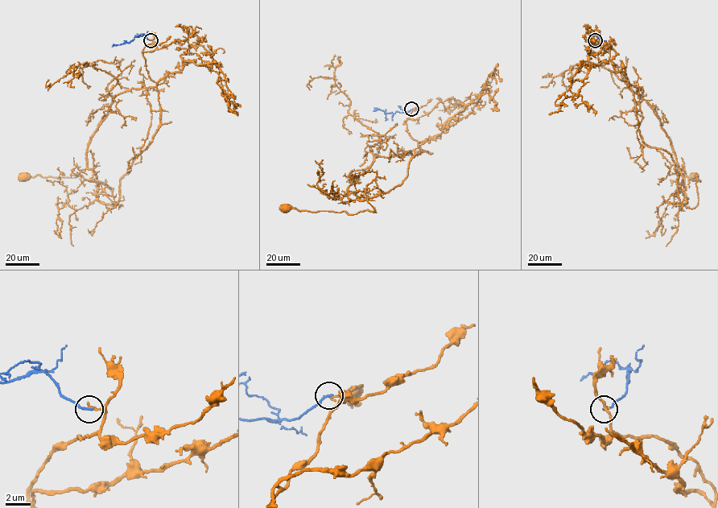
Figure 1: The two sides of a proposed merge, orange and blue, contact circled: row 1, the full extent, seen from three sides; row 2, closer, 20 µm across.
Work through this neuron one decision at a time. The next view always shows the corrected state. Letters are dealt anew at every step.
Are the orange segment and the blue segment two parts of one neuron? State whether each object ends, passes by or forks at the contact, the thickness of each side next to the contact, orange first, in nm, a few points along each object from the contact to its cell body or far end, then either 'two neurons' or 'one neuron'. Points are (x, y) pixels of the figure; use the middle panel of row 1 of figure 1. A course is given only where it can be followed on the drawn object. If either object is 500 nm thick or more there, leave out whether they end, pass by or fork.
orange ends there; blue ends there; 200 nm thick on the orange side, 200 nm on the other; orange runs (411, 109), (403, 124), (421, 151), (409, 162), (406, 178), (399, 185), (367, 199), (375, 212), (286, 208); blue runs (411, 109), (394, 113), (385, 113), (378, 109), (373, 110); two neurons

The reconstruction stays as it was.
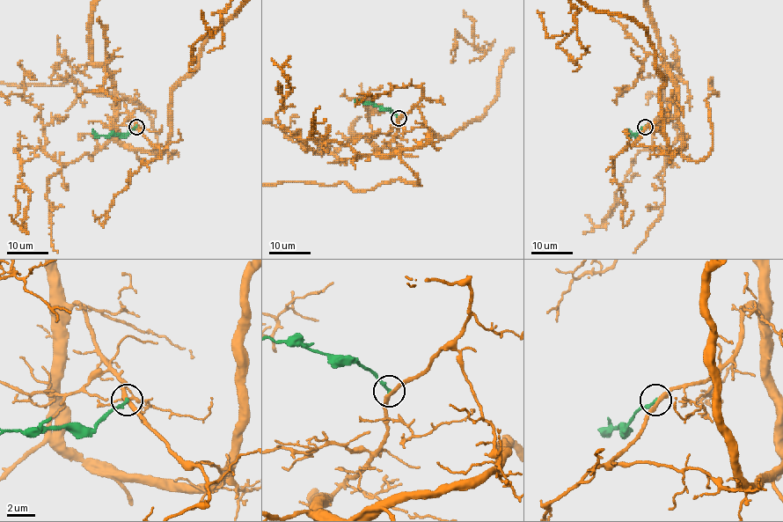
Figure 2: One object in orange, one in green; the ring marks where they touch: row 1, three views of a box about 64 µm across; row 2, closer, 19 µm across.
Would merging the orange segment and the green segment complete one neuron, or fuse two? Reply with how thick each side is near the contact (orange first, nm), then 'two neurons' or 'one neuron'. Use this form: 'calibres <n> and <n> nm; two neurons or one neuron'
calibres 300 and 220 nm; two neurons

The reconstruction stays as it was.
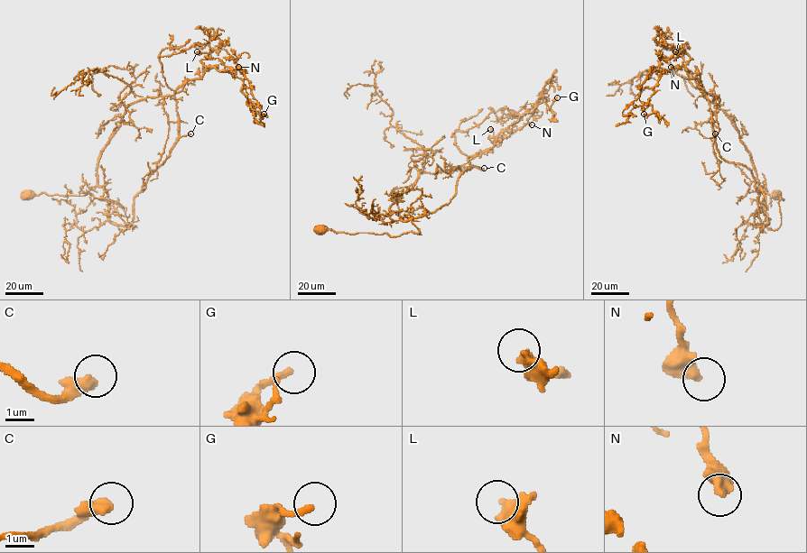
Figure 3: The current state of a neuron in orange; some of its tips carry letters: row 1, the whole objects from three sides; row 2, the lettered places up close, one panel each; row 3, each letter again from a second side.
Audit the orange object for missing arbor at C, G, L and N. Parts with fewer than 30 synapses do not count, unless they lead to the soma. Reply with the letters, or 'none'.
C

